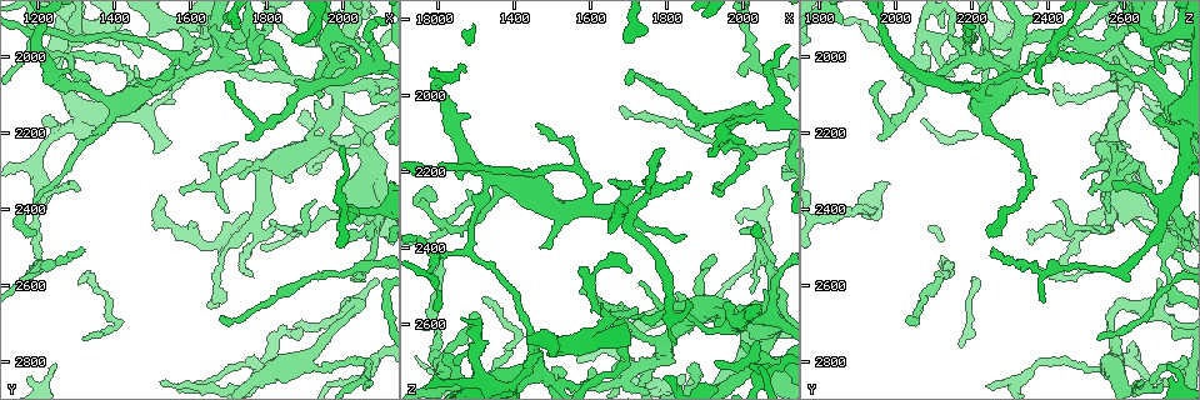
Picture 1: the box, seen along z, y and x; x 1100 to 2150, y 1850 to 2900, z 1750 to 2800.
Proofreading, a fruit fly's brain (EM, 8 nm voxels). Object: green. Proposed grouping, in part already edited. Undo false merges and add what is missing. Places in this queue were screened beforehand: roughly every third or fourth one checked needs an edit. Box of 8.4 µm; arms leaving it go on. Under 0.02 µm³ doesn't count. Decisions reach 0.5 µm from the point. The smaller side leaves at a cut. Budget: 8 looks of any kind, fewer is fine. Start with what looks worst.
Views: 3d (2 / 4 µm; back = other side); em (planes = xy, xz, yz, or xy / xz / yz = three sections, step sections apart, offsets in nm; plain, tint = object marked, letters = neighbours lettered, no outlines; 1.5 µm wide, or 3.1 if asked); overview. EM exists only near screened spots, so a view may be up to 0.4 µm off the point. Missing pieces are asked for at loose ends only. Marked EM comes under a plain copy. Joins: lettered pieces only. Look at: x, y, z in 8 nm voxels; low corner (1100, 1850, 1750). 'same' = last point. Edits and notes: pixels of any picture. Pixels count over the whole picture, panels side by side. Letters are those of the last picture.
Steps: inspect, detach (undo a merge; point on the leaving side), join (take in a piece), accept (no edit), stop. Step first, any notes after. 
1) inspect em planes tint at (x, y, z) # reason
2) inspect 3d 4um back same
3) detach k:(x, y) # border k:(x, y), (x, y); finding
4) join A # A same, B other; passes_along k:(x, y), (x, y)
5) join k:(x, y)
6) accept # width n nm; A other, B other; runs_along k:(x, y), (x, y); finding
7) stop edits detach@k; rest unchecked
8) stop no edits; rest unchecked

inspect em planes tint at (1330, 2075, 2240) # thick turns thin

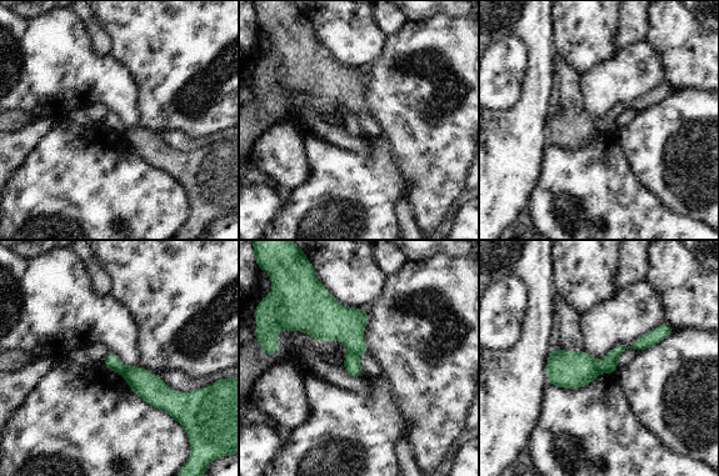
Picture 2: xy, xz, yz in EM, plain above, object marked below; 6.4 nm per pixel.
inspect em planes letters same

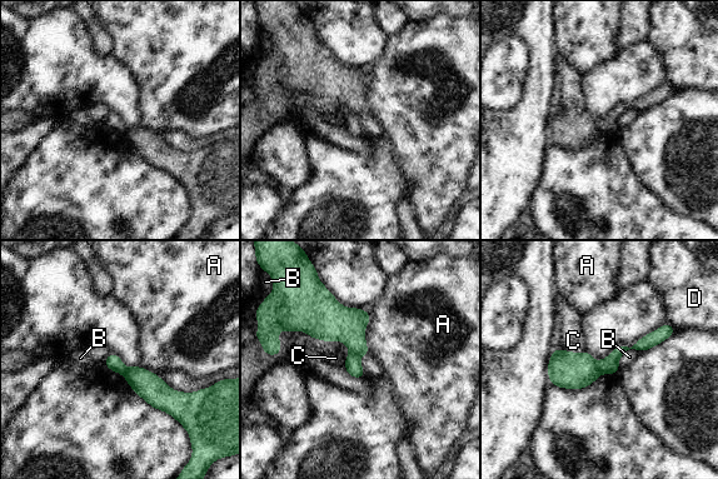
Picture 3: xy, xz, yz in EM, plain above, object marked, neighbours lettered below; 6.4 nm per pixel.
detach 3:(609, 365) # A other, B other, C other, D other; border 3:(596, 362), (602, 373); a second neuron is stuck on

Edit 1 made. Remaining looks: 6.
inspect em planes letters at (1295, 2330, 2565) # free end

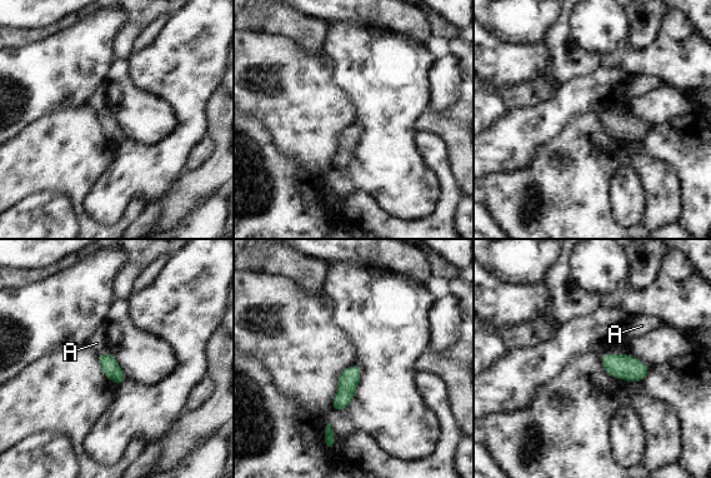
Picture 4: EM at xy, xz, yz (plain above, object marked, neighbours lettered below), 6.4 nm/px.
accept # A other; border 4:(98, 353), (104, 354); no lettered piece goes on from it

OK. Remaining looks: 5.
inspect 3d 4um at (2060, 2415, 2680) # a narrow waist

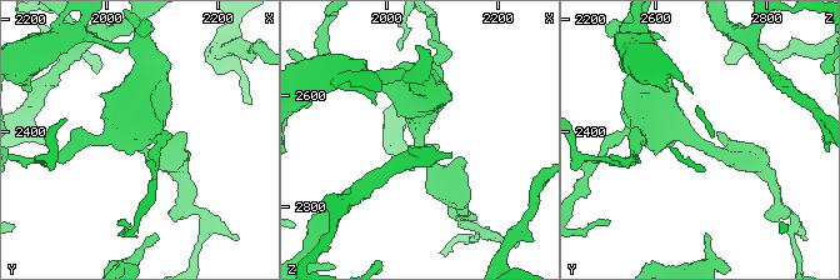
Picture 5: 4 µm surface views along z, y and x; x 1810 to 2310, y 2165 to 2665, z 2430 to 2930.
inspect em yz step 8 tint at (2065, 2415, 2685) # arm_widths 340, 650 nm; shape alone is not enough

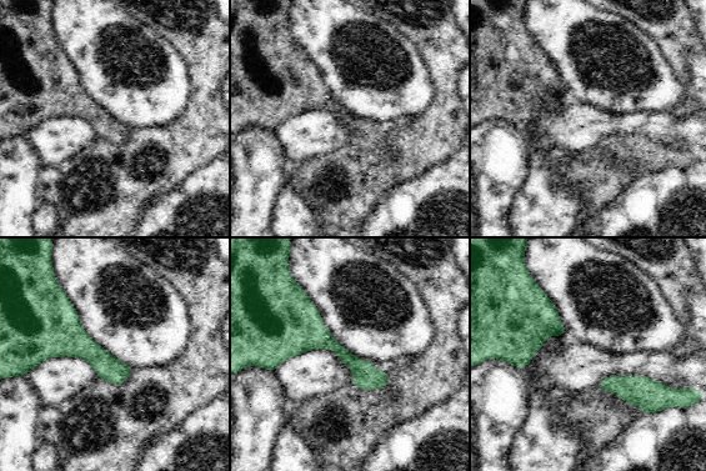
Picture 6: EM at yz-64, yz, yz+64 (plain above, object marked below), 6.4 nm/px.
inspect em planes letters same

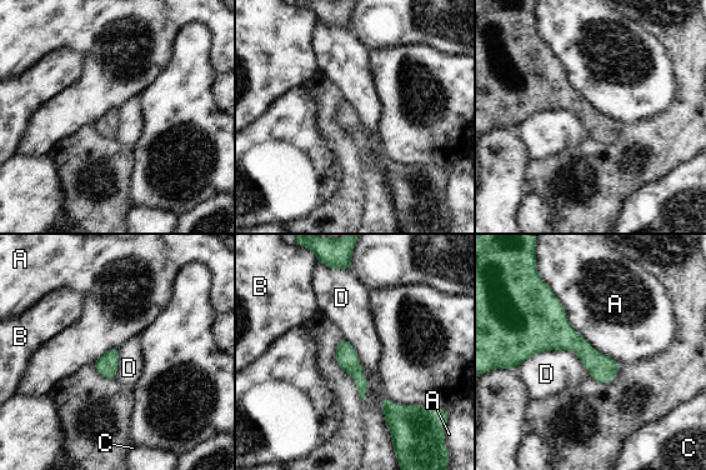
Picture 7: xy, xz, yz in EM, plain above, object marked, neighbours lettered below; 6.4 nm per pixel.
accept # longest_contact A 750 nm; A other, B other, C other, D other; border 7:(544, 281), (569, 324), (620, 365); all the same neuron

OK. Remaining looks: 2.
stop edits detach@3; rest unchecked

